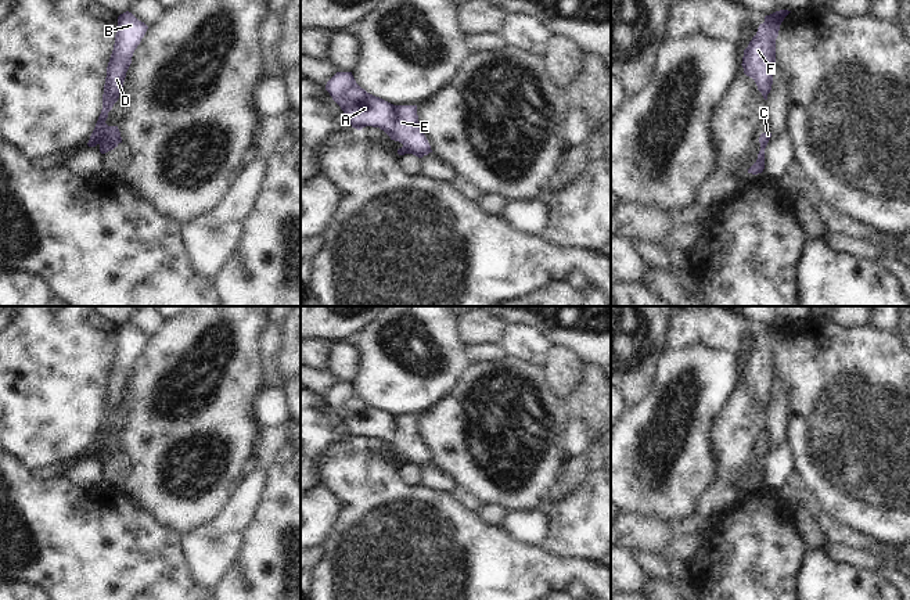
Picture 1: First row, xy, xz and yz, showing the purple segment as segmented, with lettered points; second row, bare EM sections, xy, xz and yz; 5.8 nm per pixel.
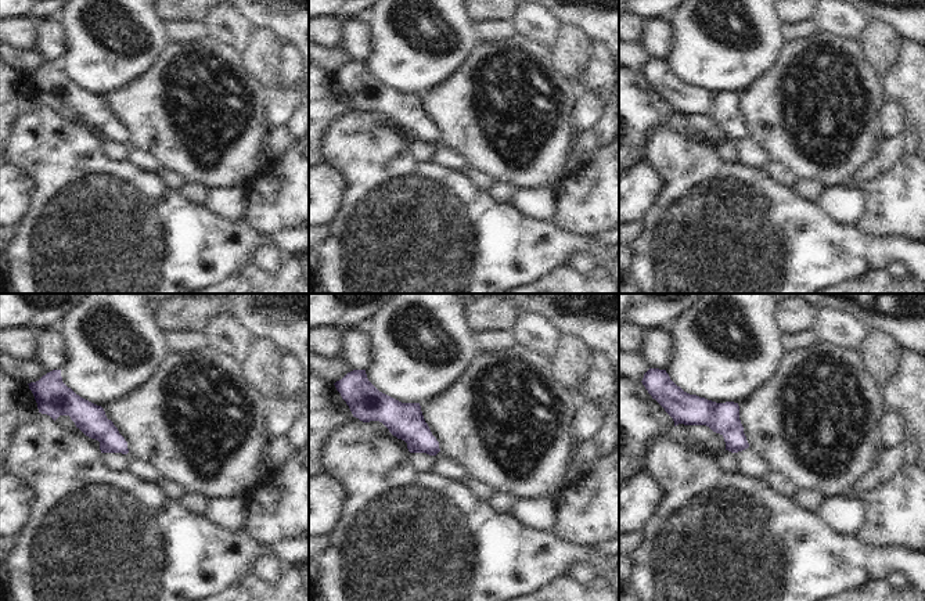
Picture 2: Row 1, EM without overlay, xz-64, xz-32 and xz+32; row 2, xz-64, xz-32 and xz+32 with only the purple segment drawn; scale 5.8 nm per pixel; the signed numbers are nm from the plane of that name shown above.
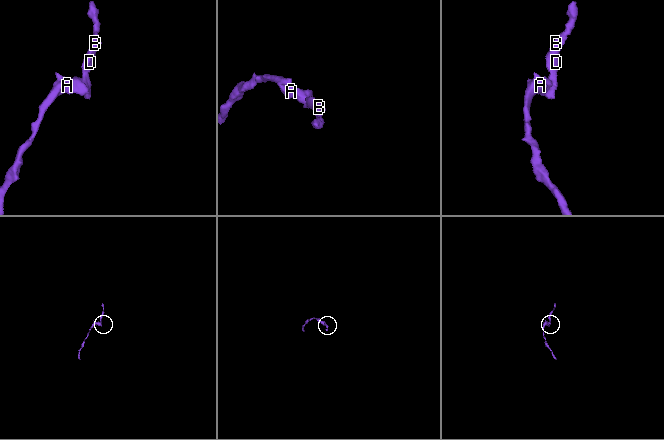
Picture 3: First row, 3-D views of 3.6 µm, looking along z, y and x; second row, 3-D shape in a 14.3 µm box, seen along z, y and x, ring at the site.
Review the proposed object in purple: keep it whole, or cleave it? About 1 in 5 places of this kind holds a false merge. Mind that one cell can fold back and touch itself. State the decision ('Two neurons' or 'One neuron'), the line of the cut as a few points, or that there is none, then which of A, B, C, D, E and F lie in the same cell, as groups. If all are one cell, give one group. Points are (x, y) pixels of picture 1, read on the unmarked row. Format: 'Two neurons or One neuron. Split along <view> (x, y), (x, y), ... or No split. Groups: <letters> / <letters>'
One neuron. No split. Groups: A B C D E F

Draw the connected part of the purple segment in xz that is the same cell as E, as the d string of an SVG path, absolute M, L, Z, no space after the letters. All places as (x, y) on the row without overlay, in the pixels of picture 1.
M337 382L325 400L348 427L352 438L380 438L391 450L403 455L399 466L413 464L418 468L432 463L418 432L417 416L393 416L362 399L352 382Z

